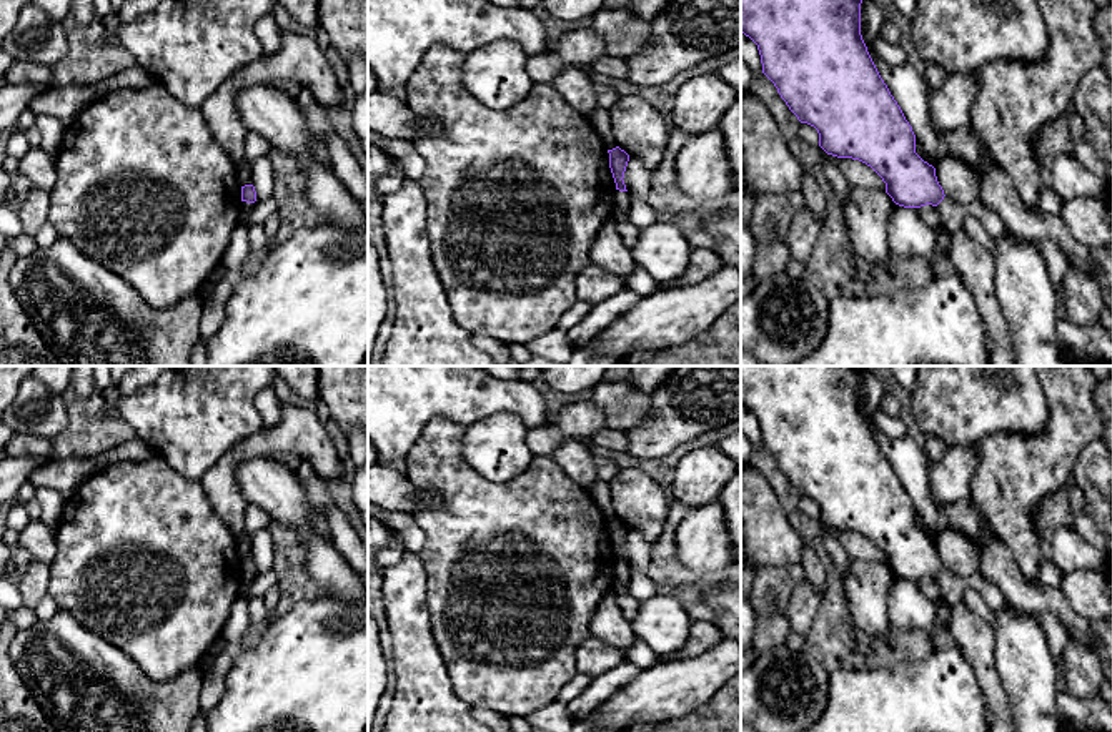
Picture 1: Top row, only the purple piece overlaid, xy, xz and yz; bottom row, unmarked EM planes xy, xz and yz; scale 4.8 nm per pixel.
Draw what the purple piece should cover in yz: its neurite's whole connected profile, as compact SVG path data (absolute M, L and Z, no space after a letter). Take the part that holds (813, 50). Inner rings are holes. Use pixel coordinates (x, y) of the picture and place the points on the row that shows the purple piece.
M741 0L741 33L759 50L762 73L801 123L814 126L819 146L832 156L871 166L886 183L886 193L904 208L937 206L944 190L936 168L916 153L916 135L881 78L861 35L862 0Z

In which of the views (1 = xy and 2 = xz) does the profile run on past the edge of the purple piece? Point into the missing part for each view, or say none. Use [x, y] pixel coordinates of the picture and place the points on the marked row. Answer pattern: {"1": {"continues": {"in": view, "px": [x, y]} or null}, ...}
{"1": {"continues": null}, "2": {"continues": null}}

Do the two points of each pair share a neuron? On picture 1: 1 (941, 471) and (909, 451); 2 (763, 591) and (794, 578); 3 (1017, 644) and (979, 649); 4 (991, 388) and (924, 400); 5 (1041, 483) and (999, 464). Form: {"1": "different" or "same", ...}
{"1": "different", "2": "same", "3": "different", "4": "same", "5": "same"}

